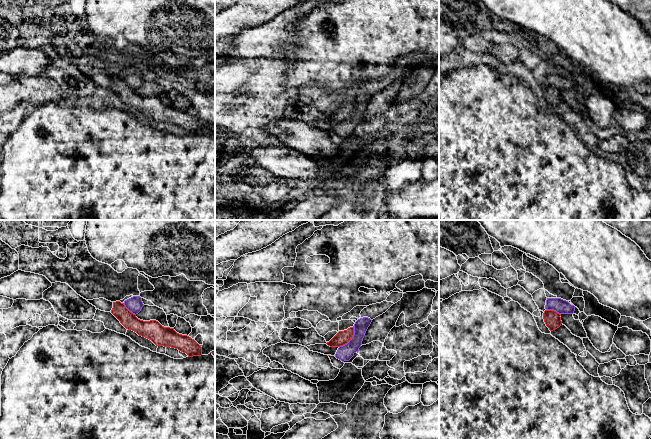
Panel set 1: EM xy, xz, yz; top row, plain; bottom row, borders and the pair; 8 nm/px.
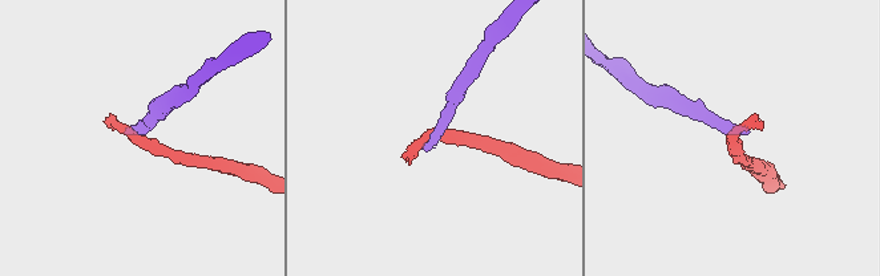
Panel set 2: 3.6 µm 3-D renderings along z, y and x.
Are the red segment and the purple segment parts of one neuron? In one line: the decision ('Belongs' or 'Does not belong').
Does not belong

